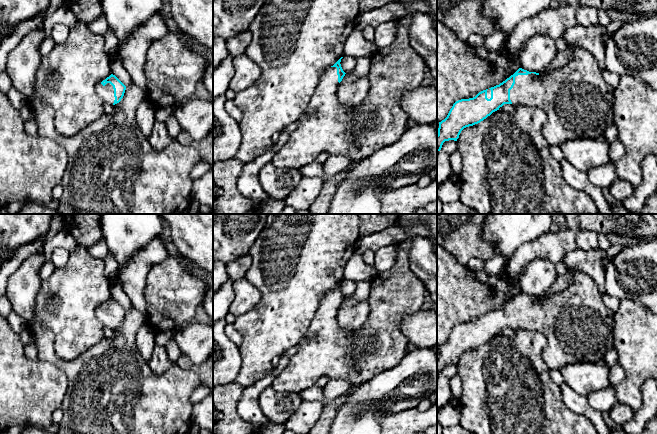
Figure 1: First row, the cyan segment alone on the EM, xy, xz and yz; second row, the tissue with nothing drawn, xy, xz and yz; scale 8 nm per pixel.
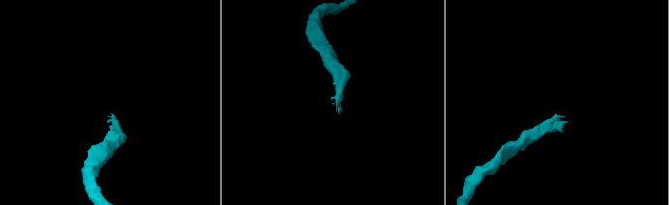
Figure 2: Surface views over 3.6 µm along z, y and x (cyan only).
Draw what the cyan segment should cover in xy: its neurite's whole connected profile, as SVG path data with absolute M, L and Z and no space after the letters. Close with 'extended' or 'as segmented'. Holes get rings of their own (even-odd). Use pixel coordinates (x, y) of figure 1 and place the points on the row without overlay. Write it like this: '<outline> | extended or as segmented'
M113 298L99 306L96 311L97 318L103 325L113 329L121 325L125 314L126 310Z | extended

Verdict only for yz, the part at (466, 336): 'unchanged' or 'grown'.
grown

